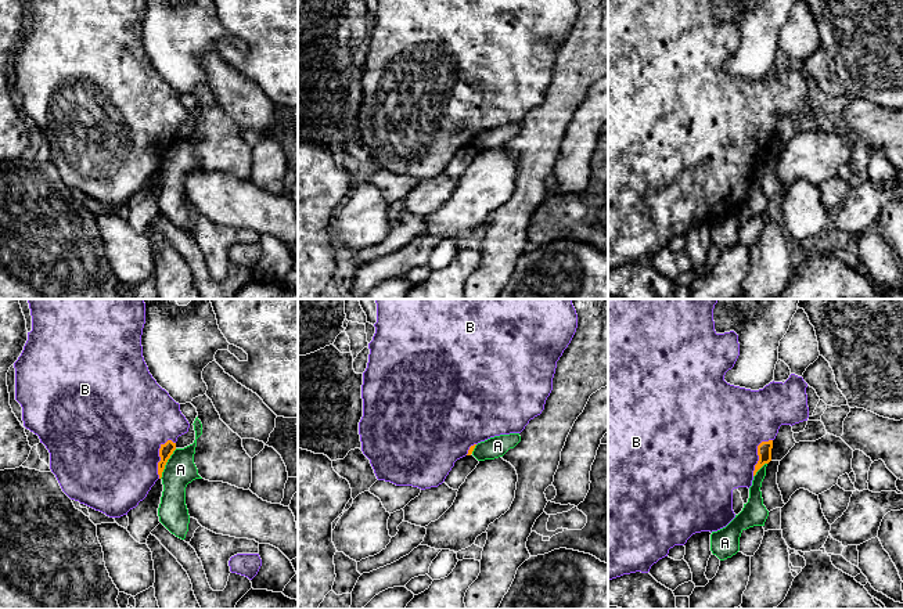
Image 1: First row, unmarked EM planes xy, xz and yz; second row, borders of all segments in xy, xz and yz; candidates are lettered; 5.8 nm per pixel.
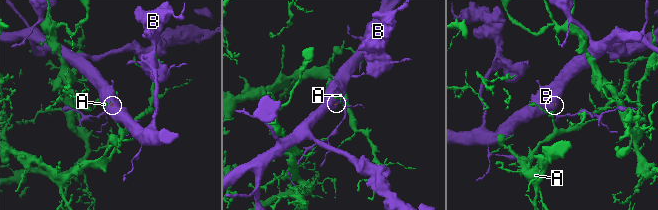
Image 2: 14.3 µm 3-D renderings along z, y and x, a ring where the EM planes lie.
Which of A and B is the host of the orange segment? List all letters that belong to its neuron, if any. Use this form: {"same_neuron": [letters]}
{"same_neuron": ["B"]}

